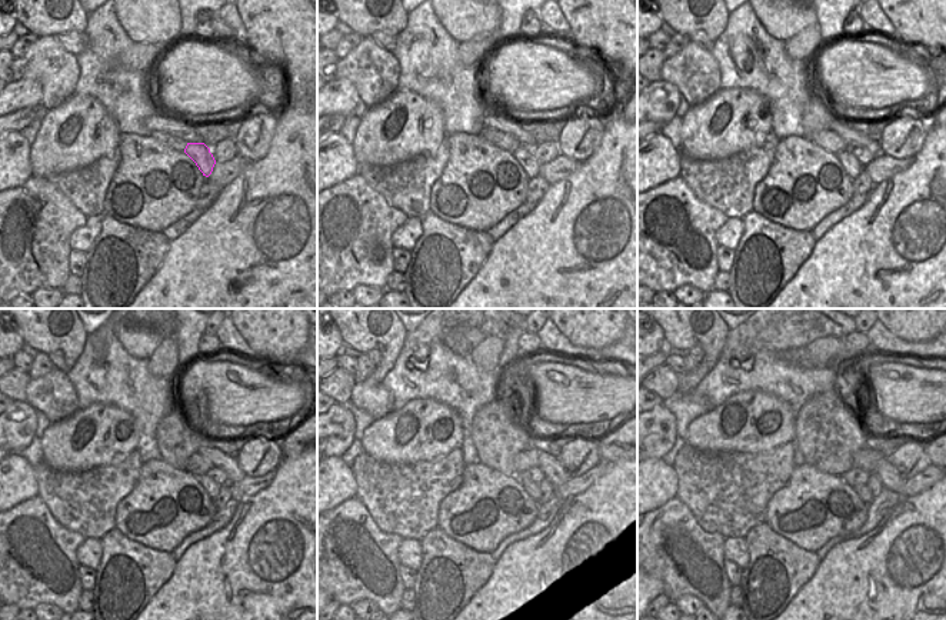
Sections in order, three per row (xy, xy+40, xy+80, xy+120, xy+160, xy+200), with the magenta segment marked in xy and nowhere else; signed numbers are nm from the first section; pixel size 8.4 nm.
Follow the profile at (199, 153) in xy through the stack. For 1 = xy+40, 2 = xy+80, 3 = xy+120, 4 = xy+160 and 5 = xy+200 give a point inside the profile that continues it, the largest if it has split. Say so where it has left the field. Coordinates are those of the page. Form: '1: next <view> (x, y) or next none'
1: next xy+40 (523, 154)
2: next xy+80 (852, 166)
3: next xy+120 (210, 486)
4: next xy+160 (532, 487)
5: next xy+200 (865, 493)

